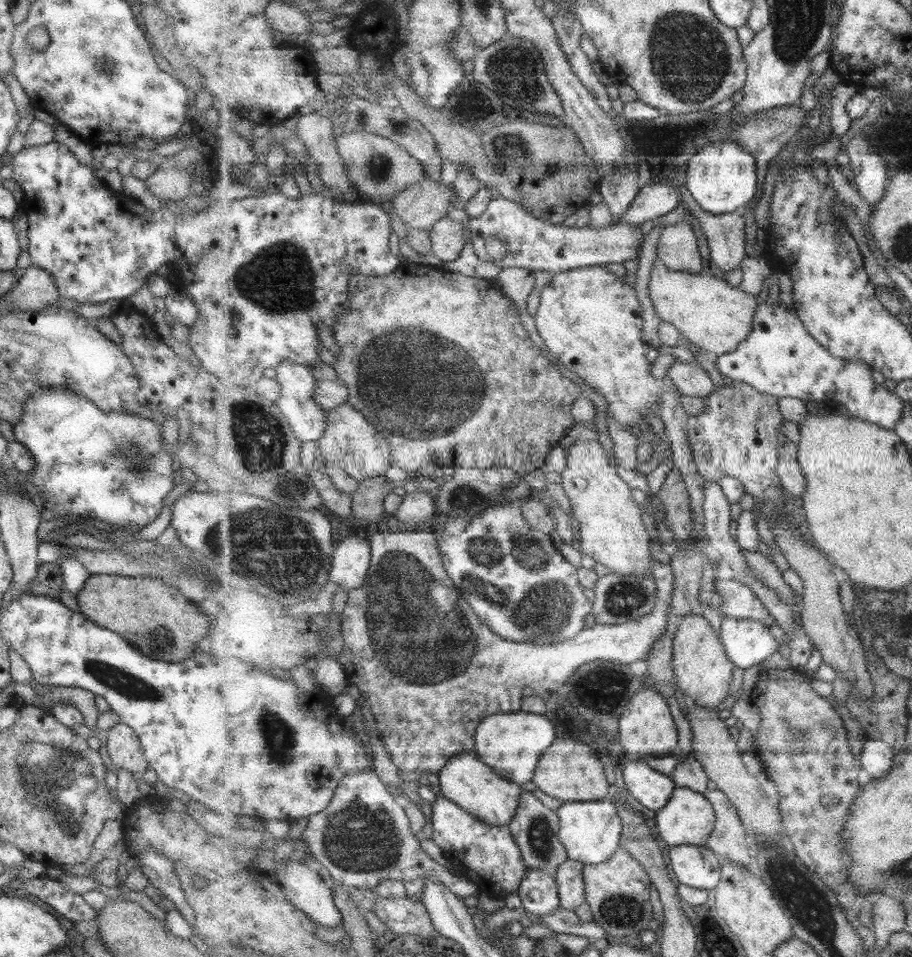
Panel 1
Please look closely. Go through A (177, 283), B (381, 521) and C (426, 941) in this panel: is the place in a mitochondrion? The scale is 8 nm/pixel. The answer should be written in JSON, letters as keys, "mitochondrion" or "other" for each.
{"A":"other","B":"other","C":"other"}

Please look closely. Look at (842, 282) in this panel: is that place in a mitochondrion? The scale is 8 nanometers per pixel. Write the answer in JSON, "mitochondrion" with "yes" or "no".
{"mitochondrion":"no"}

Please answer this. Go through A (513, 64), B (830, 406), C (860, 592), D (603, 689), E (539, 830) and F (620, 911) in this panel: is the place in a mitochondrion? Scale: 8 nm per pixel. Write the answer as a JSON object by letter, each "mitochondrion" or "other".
{"A":"mitochondrion","B":"other","C":"other","D":"mitochondrion","E":"mitochondrion","F":"mitochondrion"}

